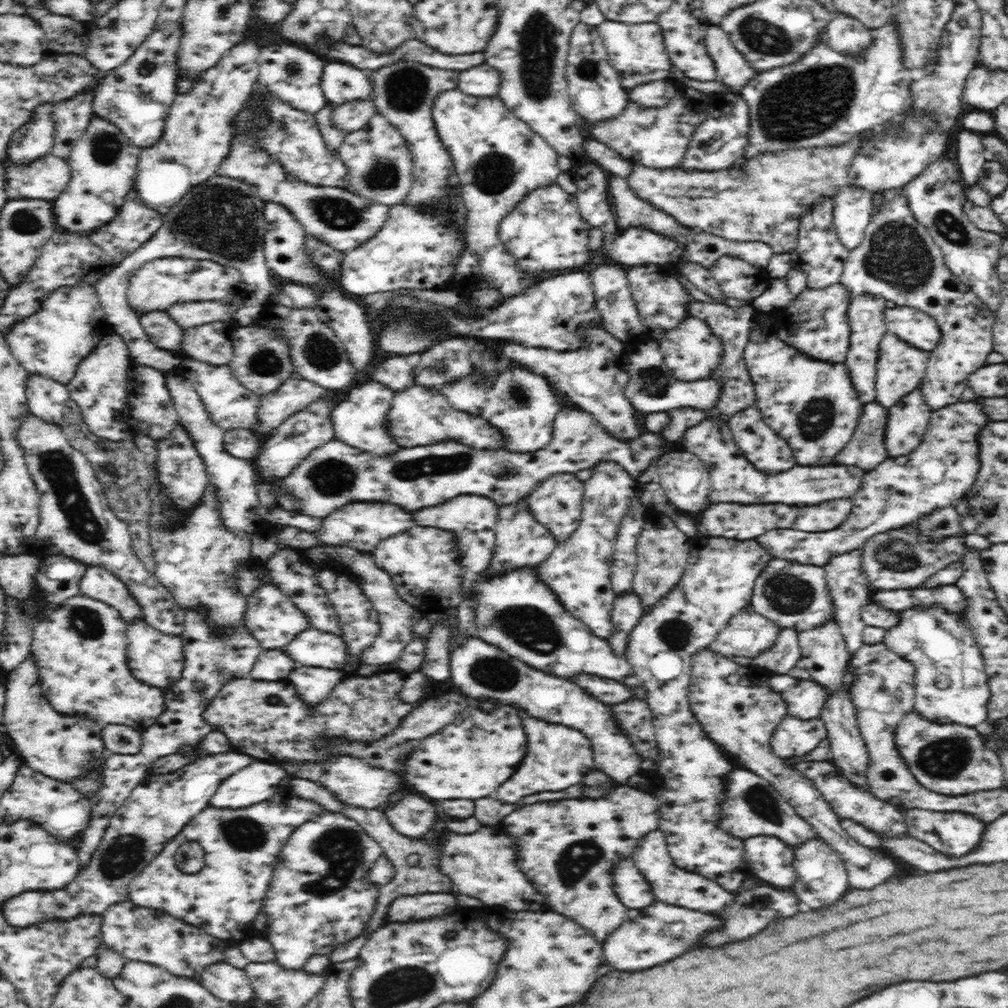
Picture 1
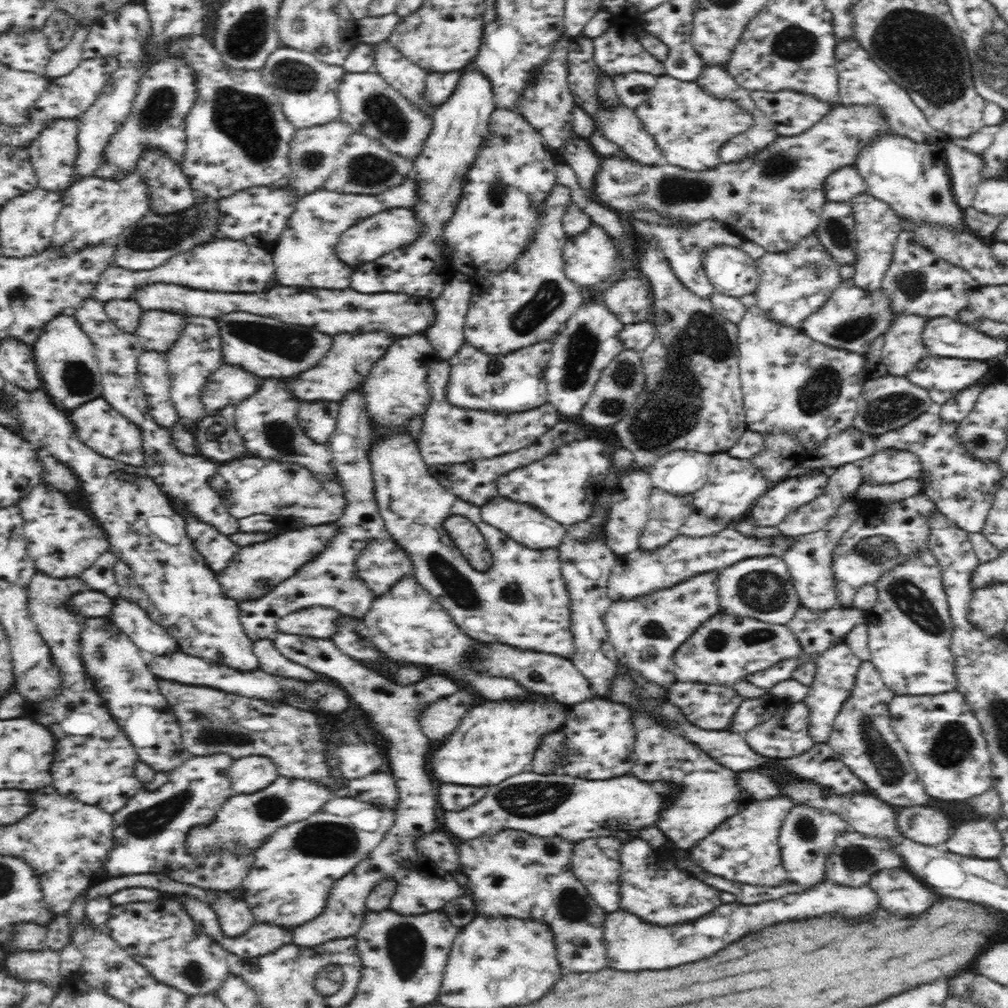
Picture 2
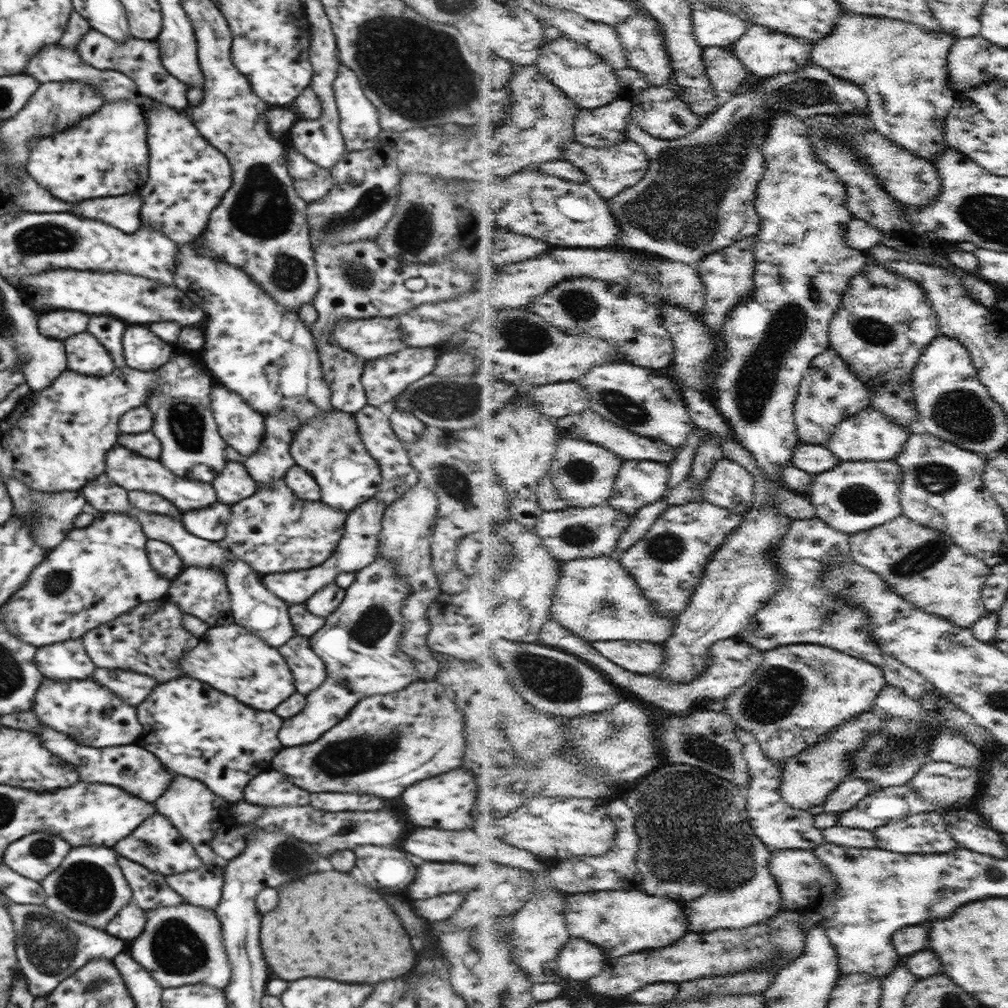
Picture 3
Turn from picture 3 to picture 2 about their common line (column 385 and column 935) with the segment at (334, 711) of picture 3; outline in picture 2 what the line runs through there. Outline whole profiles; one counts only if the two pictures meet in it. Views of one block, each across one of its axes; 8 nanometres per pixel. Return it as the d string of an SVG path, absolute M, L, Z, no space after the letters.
M929 550L918 556L908 556L904 564L884 572L874 586L878 589L878 602L874 608L864 610L864 616L868 627L870 661L878 669L884 684L896 695L937 695L957 690L956 659L950 649L954 623L950 618L940 565L935 556Z

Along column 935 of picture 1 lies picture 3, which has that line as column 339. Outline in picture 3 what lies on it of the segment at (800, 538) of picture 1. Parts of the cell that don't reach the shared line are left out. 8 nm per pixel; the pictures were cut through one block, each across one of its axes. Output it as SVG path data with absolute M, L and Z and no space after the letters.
M335 409L301 425L290 443L290 454L296 465L314 477L320 487L320 501L332 509L354 511L380 490L380 465L364 447L353 413Z

